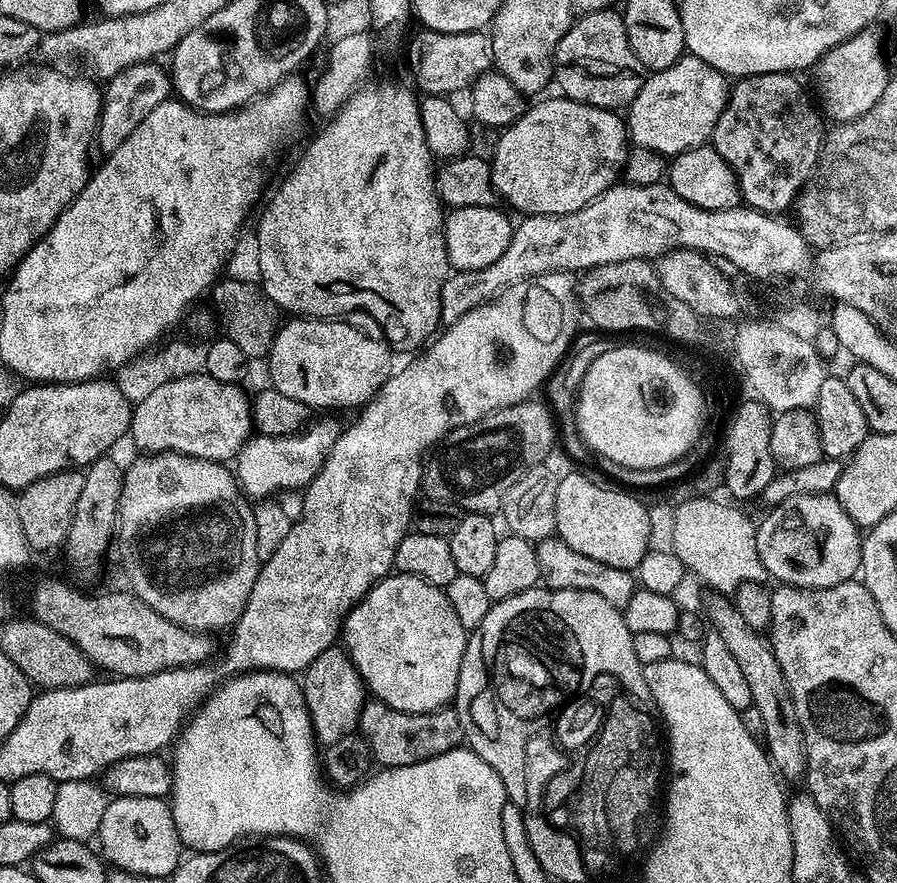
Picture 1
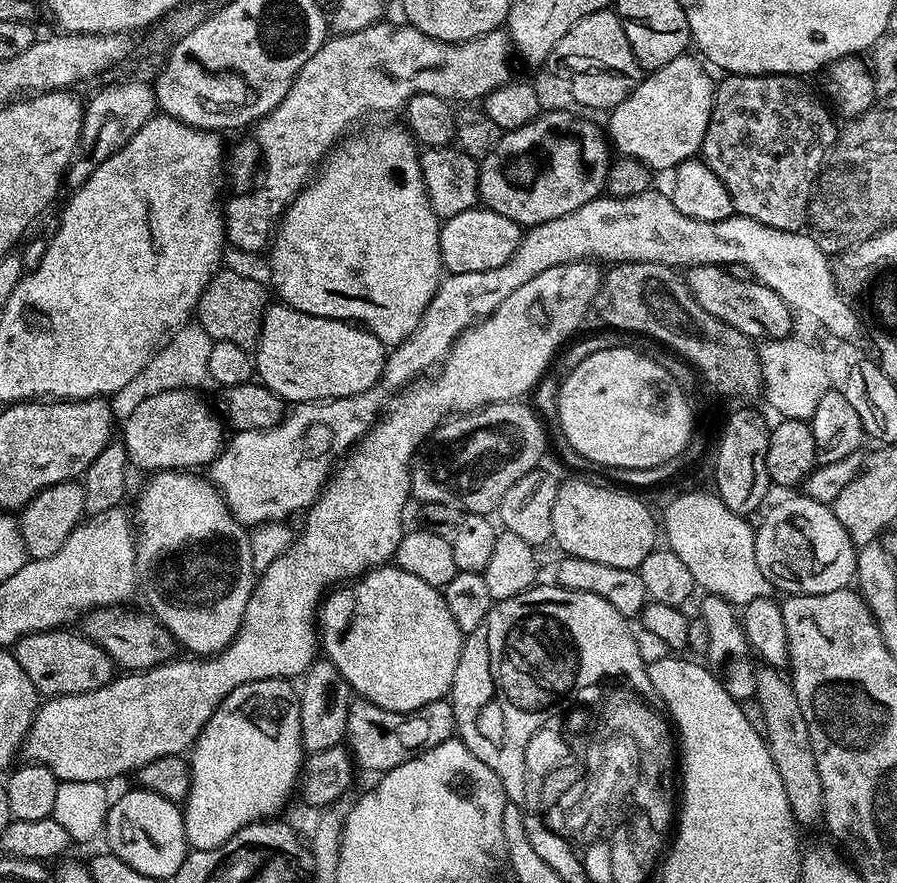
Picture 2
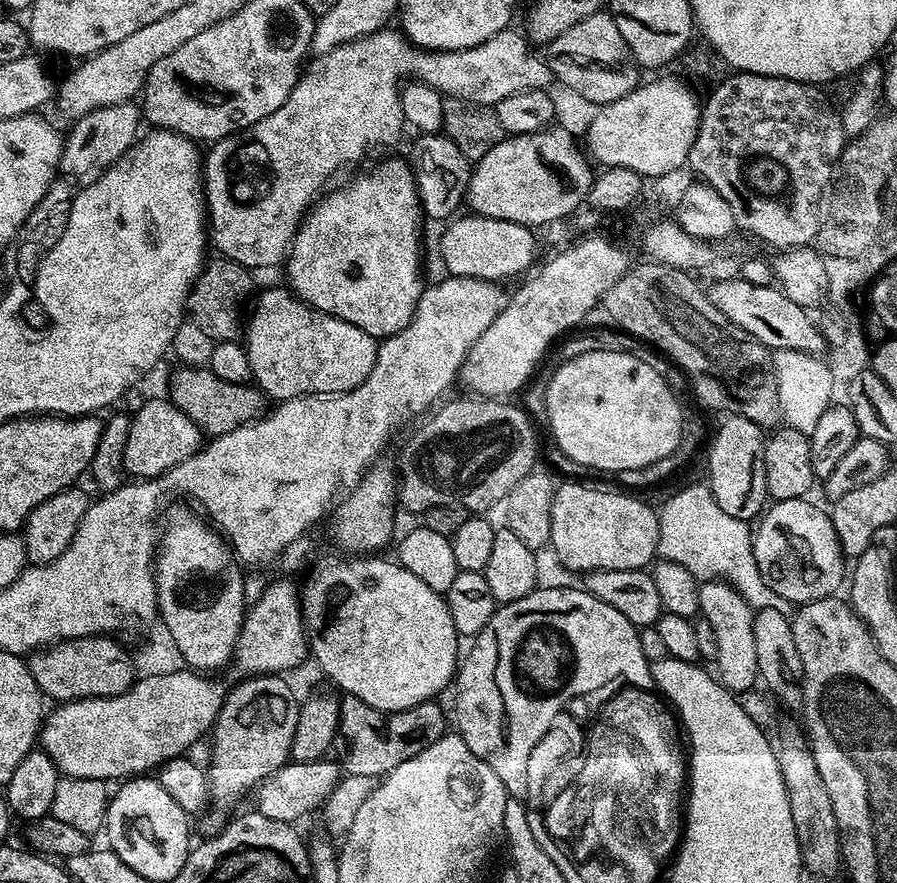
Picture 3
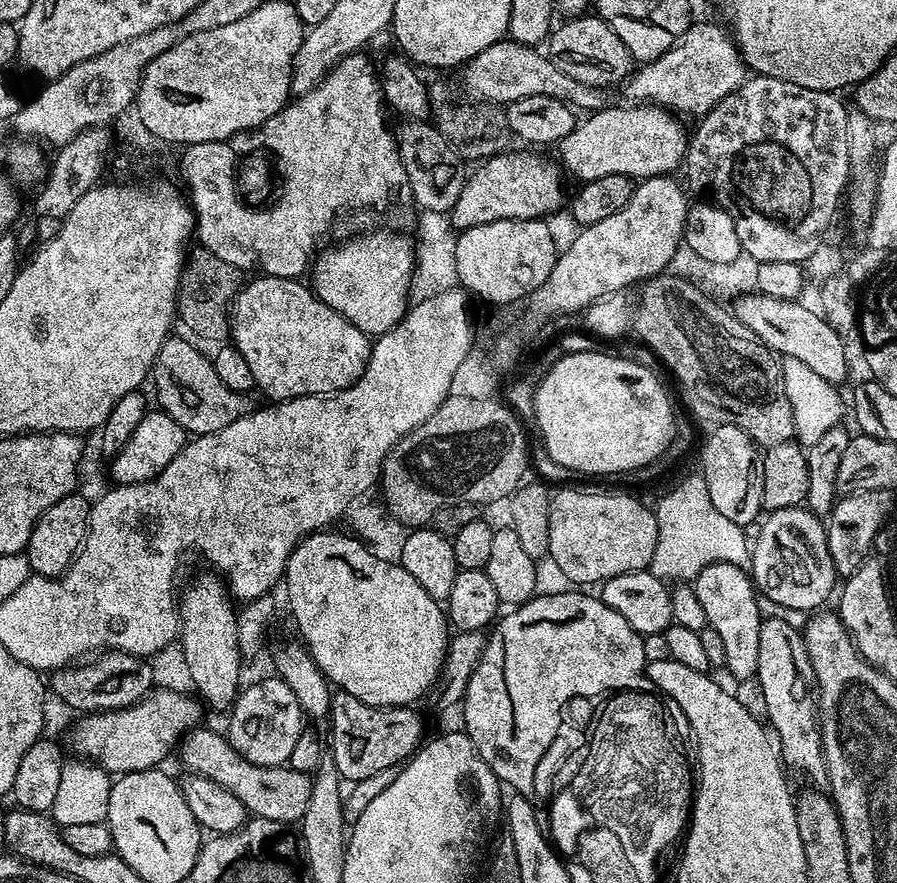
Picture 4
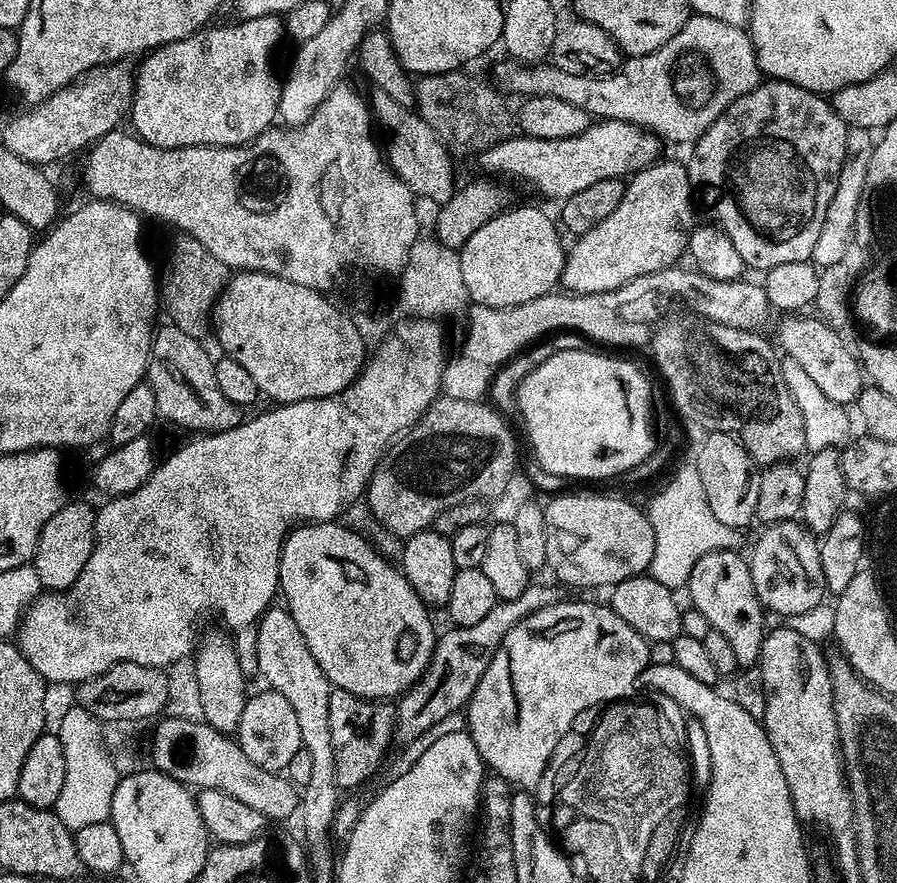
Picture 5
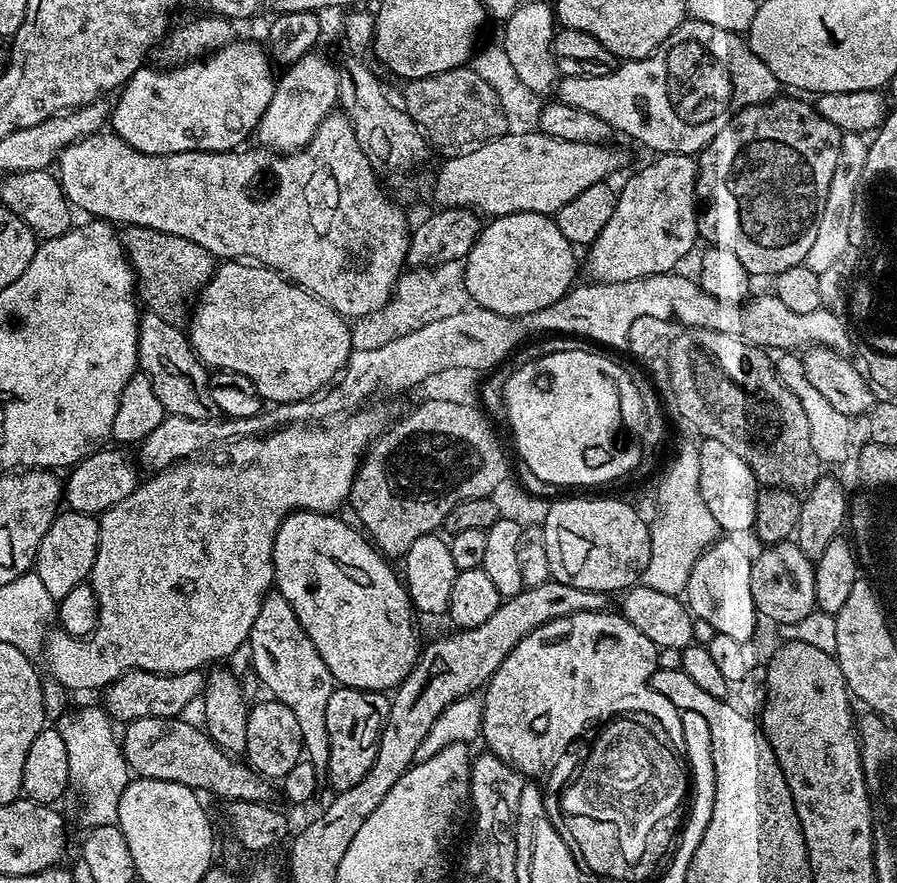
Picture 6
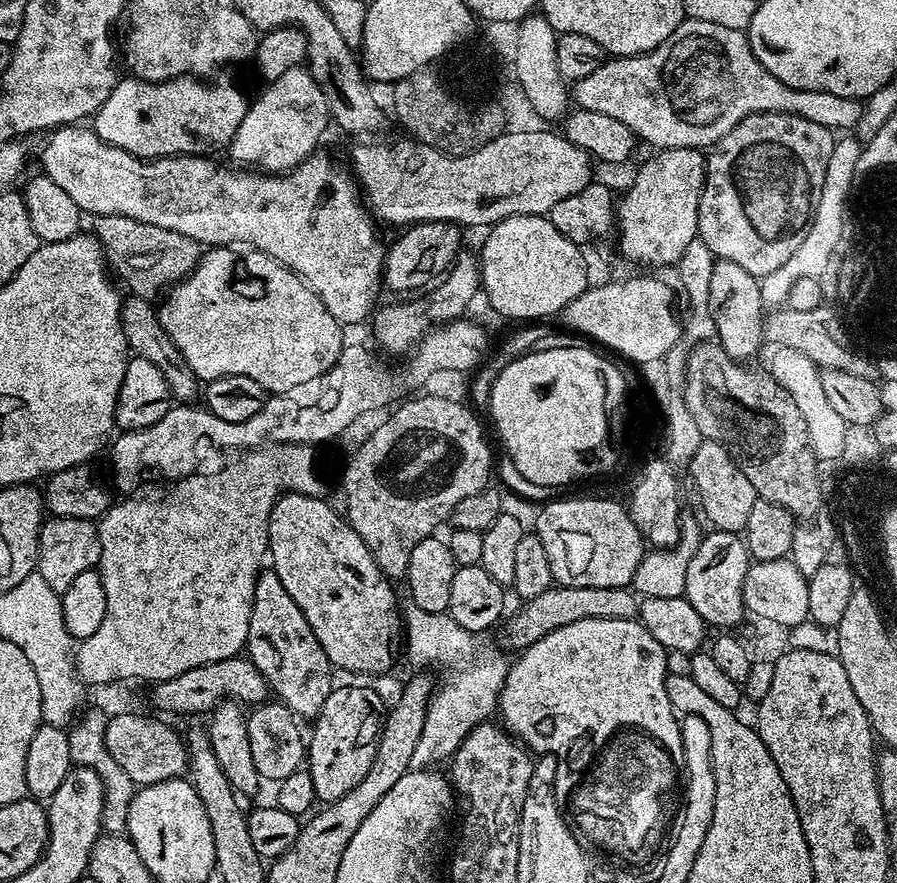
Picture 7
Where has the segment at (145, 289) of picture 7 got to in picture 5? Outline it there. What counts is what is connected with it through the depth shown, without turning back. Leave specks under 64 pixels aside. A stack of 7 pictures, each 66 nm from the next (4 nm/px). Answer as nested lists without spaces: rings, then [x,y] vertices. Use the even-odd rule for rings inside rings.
[[[177,235],[176,245],[172,248],[172,257],[168,260],[164,272],[158,276],[158,300],[162,305],[167,319],[178,330],[197,338],[209,335],[212,310],[216,307],[216,300],[230,279],[230,270],[202,242],[198,242],[193,236]]]

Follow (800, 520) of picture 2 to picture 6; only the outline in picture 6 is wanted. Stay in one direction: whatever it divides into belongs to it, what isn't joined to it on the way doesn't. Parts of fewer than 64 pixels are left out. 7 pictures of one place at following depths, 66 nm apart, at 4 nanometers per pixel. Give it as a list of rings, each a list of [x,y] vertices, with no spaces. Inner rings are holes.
[[[794,542],[769,544],[763,549],[761,556],[752,561],[750,574],[750,594],[754,594],[754,606],[761,617],[773,620],[776,626],[802,622],[806,614],[816,608],[814,594],[813,561]]]

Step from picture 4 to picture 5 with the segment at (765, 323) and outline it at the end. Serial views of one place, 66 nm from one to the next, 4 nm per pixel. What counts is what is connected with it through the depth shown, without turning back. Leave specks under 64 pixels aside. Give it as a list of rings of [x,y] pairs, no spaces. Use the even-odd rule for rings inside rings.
[[[788,314],[783,317],[784,325],[776,332],[777,338],[780,339],[779,351],[787,359],[798,362],[798,366],[806,370],[807,376],[822,389],[826,398],[830,398],[830,402],[838,402],[845,406],[855,405],[866,387],[866,376],[860,361],[857,360],[857,353],[844,345],[844,336],[839,331],[815,315],[808,315]]]

